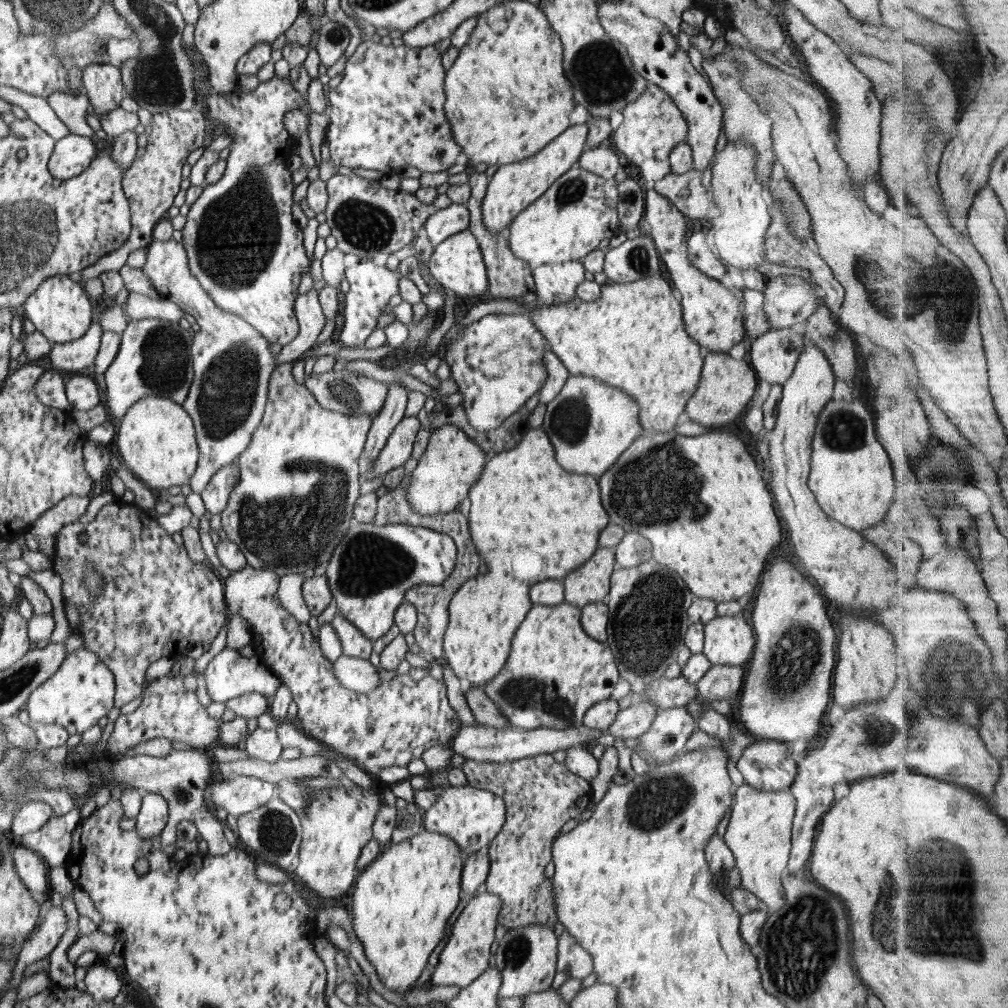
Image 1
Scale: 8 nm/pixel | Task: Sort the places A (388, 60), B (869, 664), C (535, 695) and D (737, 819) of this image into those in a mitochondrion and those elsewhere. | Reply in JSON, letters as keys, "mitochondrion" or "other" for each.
{"A":"other","B":"other","C":"mitochondrion","D":"other"}

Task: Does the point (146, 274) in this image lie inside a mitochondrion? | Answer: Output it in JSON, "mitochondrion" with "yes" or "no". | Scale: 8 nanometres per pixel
{"mitochondrion":"no"}

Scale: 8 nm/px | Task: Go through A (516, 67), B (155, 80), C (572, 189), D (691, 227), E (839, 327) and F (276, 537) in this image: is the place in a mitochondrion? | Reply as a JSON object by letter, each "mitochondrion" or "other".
{"A":"other","B":"mitochondrion","C":"mitochondrion","D":"other","E":"other","F":"mitochondrion"}

